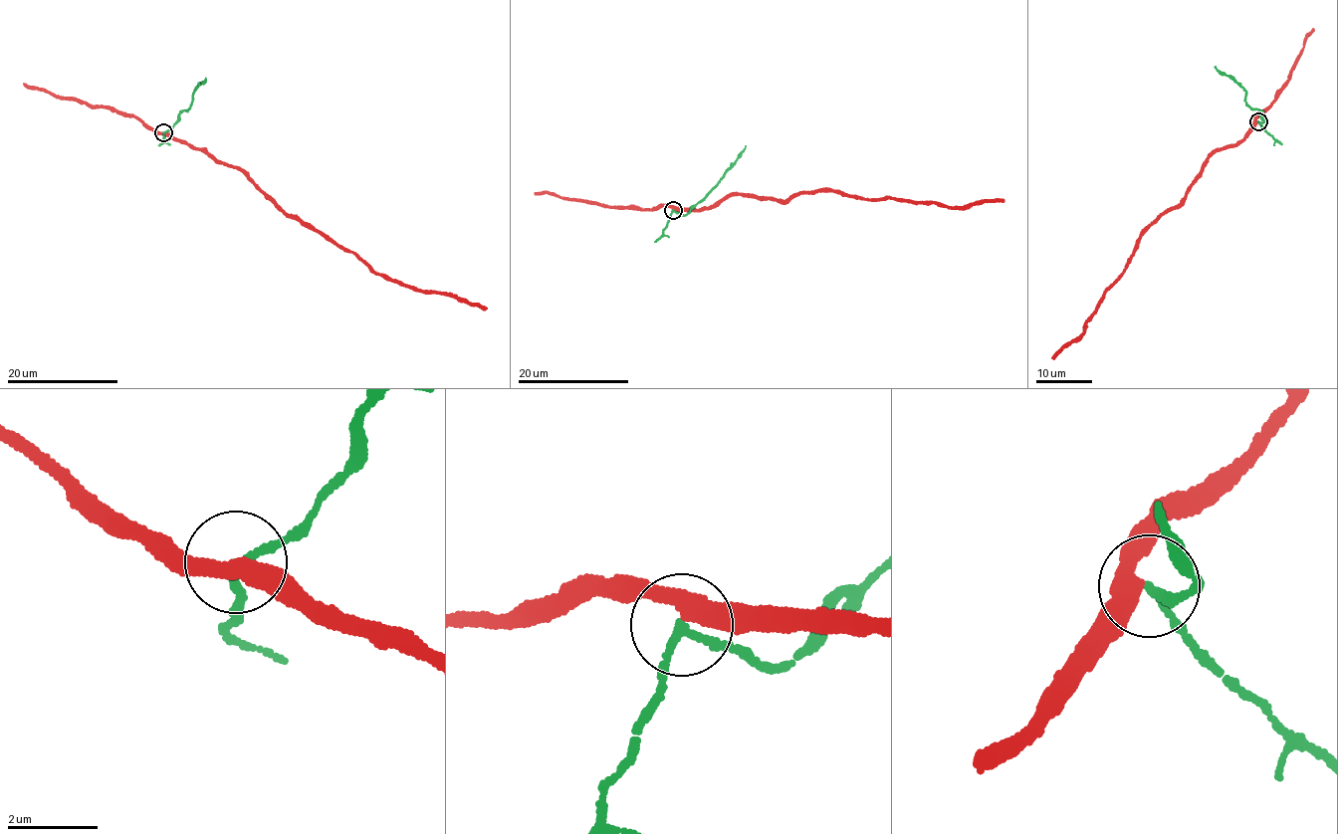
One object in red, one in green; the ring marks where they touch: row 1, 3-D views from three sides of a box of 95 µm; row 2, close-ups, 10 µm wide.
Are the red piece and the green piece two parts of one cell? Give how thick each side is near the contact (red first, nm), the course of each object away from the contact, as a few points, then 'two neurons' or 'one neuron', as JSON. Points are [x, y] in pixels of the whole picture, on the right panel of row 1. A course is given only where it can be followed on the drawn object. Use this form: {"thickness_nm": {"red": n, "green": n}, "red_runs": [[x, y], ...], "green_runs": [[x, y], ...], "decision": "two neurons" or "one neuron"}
{"thickness_nm": {"red": 360, "green": 150}, "red_runs": [[1257, 121], [1245, 139], [1212, 154], [1180, 204], [1159, 217], [1137, 242], [1078, 339], [1052, 357]], "green_runs": [[1257, 121], [1264, 121], [1258, 109], [1246, 104], [1243, 88], [1215, 66]], "decision": "two neurons"}

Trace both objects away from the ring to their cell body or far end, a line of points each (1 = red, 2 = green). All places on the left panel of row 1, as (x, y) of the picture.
1: (163, 132), (239, 167), (288, 215), (357, 254), (375, 274), (486, 309)
2: (163, 132), (176, 122), (182, 110), (190, 107), (194, 90), (205, 77)

